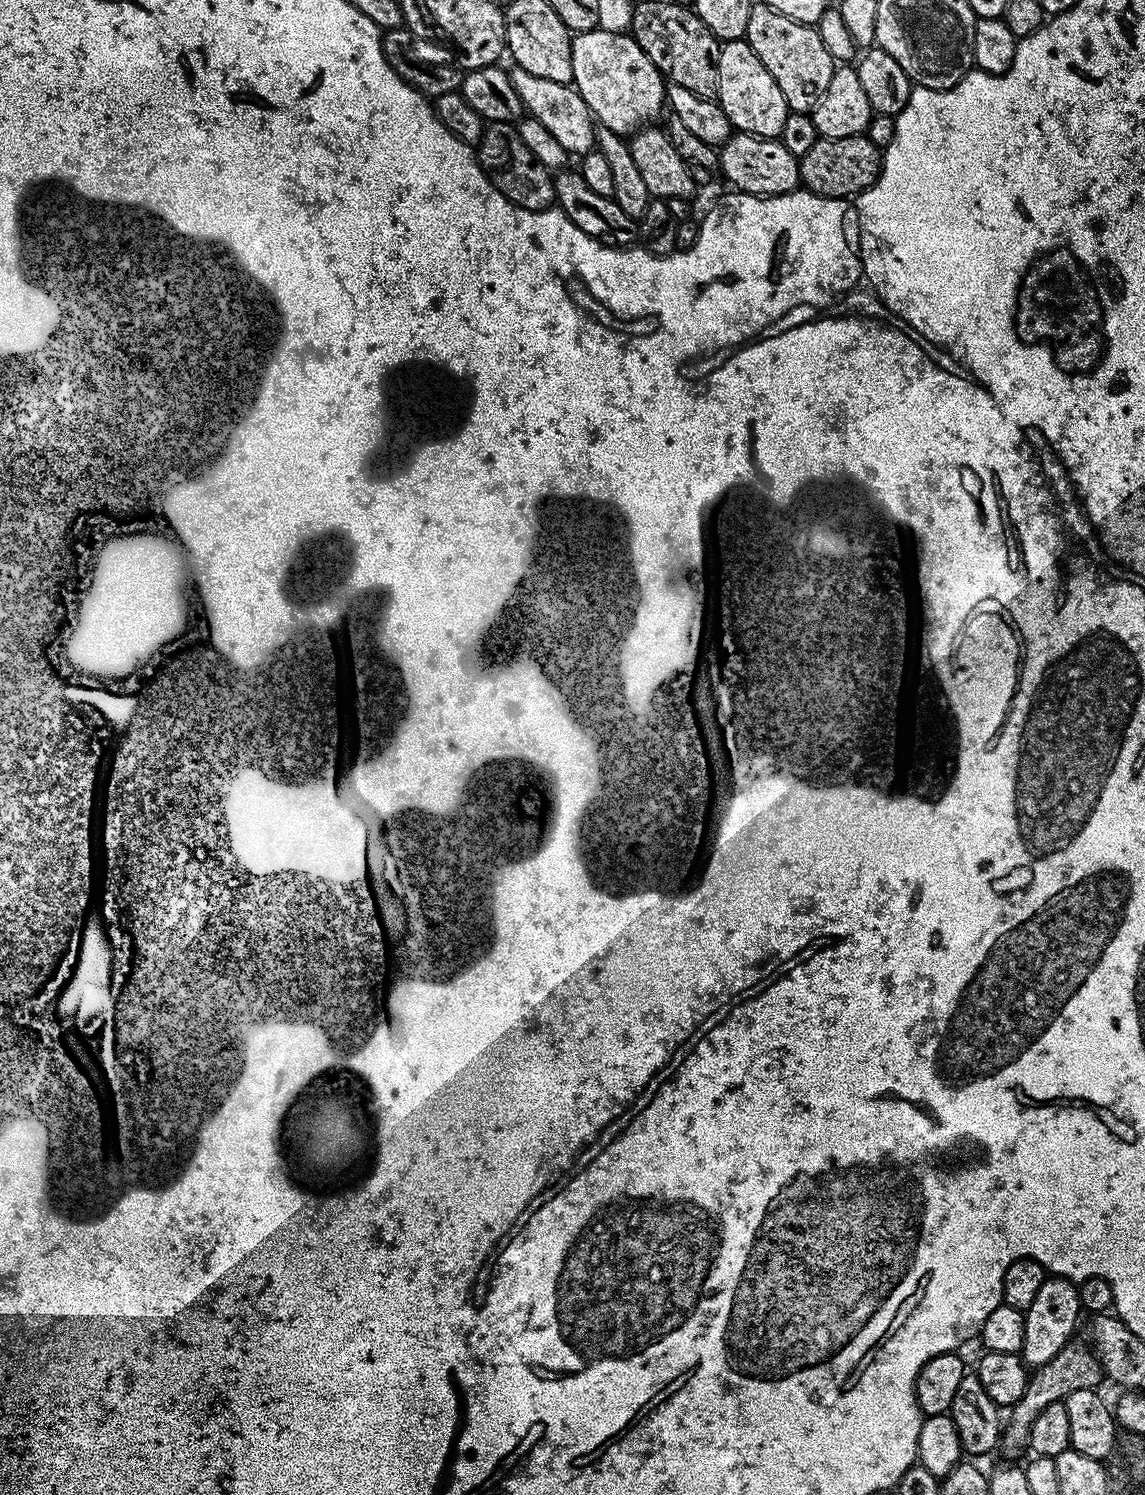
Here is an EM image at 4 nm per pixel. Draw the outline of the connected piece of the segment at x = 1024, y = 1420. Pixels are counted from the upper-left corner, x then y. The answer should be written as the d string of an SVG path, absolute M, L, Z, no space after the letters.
M1069 1342L1062 1350L1058 1350L1058 1354L1054 1354L1054 1358L1050 1358L1050 1362L1046 1362L1029 1375L1026 1394L1022 1394L1020 1401L1012 1405L1007 1413L998 1445L1001 1453L1004 1451L1008 1456L1016 1456L1020 1451L1028 1448L1030 1426L1034 1426L1034 1418L1038 1418L1038 1414L1042 1414L1046 1406L1063 1402L1070 1394L1074 1394L1074 1390L1101 1387L1100 1380L1105 1379L1104 1367L1100 1365L1095 1351L1087 1343L1076 1343Z

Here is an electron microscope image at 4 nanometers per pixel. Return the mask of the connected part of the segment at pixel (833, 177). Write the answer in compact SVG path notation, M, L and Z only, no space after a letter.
M867 135L829 140L817 138L812 149L806 150L806 154L799 157L799 162L800 179L807 191L813 192L815 196L828 196L831 200L843 200L865 192L871 184L876 183L882 167L882 149L874 142L870 142Z

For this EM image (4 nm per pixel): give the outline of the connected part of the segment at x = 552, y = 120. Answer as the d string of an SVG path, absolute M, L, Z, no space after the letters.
M517 67L511 69L510 75L514 90L524 103L525 113L538 118L538 122L542 122L542 126L546 126L546 130L554 134L555 140L562 145L562 150L580 158L584 153L596 148L597 125L594 123L591 110L586 106L584 99L576 93L572 84L550 82L550 78L538 78L534 74L526 74L526 70Z

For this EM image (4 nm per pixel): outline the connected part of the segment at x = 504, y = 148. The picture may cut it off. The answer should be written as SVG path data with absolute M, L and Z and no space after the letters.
M502 120L491 121L485 127L478 145L478 159L492 185L510 202L531 212L545 212L556 202L553 173L522 142L517 125Z

